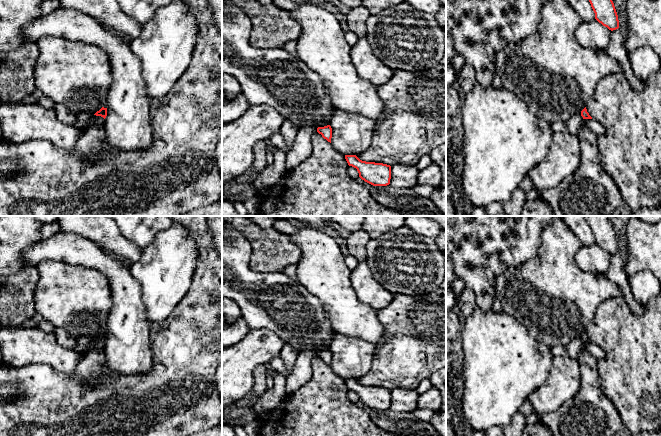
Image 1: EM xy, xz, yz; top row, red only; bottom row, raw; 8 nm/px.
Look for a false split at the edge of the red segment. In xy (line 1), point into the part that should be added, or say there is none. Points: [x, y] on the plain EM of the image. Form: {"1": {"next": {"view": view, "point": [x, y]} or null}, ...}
{"1": {"next": null}}

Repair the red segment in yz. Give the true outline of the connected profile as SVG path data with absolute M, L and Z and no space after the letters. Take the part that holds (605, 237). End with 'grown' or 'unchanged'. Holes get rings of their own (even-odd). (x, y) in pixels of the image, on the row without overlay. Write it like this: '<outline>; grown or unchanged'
M584 216L595 237L595 243L609 254L619 252L618 239L608 216Z; unchanged

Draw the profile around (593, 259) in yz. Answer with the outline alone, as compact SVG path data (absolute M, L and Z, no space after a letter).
M596 243L591 246L581 245L575 256L579 268L592 274L607 275L611 254Z

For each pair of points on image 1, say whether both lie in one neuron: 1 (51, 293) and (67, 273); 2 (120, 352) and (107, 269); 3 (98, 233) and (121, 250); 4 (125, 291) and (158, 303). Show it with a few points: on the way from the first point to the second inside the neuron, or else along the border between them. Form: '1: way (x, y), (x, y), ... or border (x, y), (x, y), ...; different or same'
1: way (56, 288), (66, 278); same
2: way (122, 331), (122, 290); same
3: way (104, 233), (115, 244); same
4: border (131, 274), (138, 283), (141, 301), (148, 318); different

